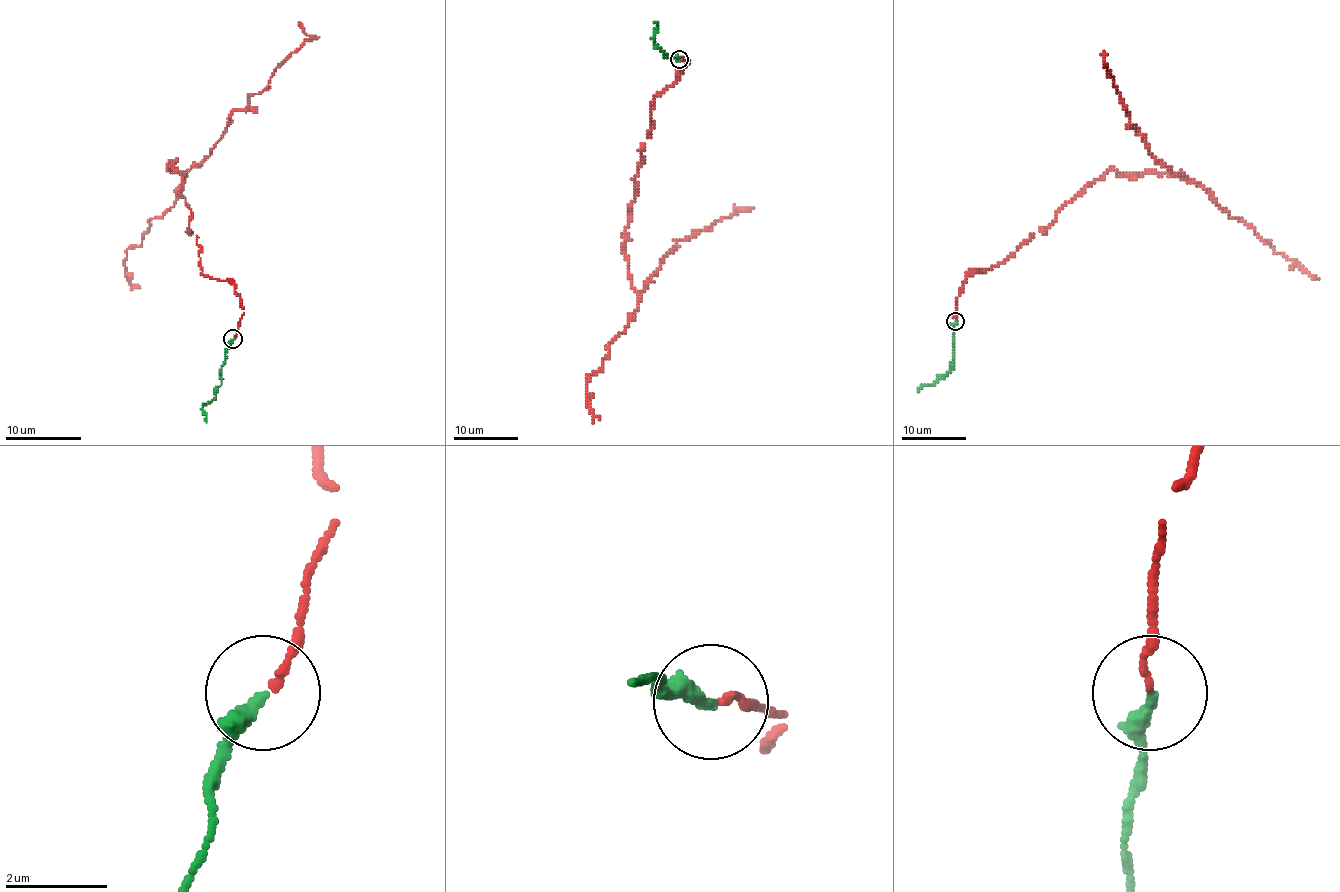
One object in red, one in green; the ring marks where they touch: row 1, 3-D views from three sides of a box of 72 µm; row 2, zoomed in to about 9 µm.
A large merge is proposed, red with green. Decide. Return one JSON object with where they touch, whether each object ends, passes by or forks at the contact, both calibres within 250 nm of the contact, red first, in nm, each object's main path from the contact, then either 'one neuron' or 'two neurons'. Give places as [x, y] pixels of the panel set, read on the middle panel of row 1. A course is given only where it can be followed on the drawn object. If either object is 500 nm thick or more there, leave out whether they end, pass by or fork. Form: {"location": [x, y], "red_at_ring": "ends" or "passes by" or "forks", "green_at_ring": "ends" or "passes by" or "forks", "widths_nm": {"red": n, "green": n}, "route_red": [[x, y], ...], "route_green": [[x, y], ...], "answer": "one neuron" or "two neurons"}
{"location": [679, 59], "red_at_ring": "ends", "green_at_ring": "ends", "widths_nm": {"red": 120, "green": 280}, "route_red": [[680, 60], [653, 103], [634, 180], [631, 284], [639, 292], [680, 239], [744, 210], [735, 207]], "route_green": [[679, 60], [664, 55], [653, 42], [656, 21]], "answer": "one neuron"}

